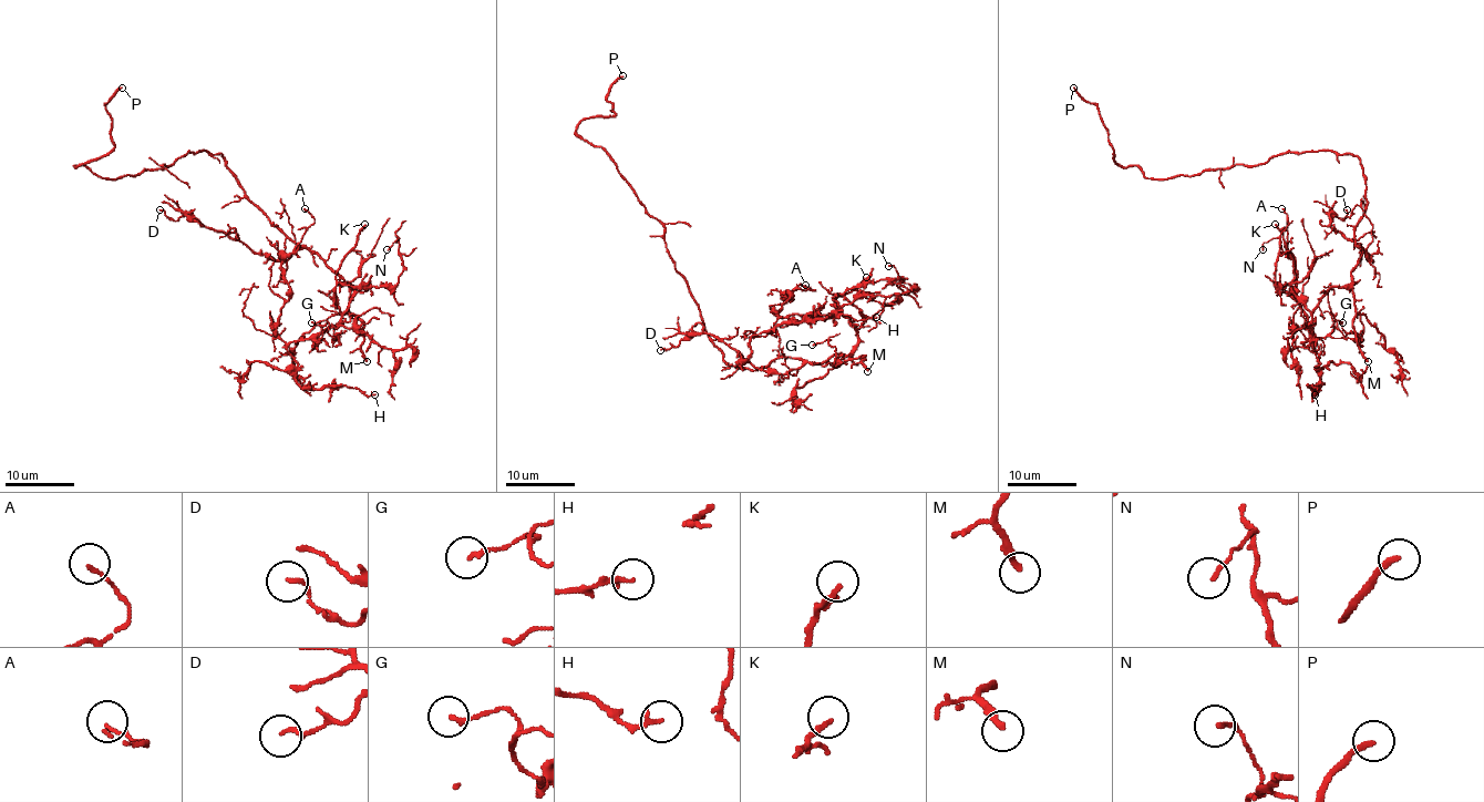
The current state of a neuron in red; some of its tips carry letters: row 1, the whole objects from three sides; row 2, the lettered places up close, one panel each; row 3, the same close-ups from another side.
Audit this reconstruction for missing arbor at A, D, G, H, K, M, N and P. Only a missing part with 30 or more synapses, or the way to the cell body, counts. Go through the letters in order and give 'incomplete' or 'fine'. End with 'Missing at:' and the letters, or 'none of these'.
A: fine
D: fine
G: fine
H: fine
K: fine
M: incomplete
N: fine
P: incomplete
Missing at: M, P

